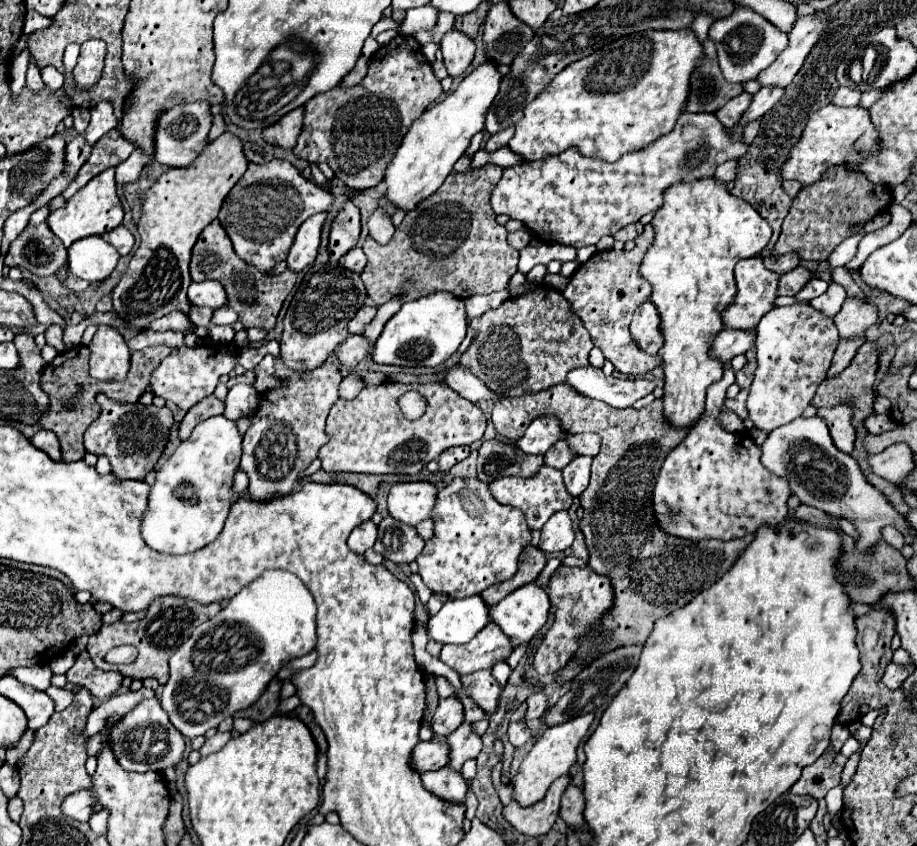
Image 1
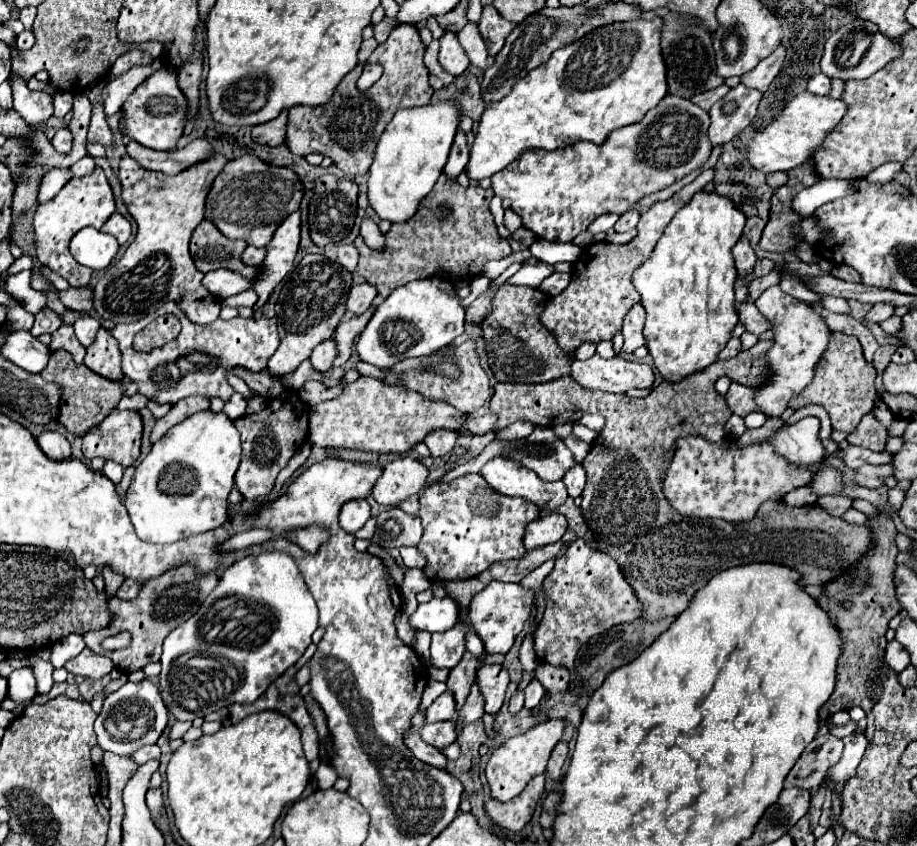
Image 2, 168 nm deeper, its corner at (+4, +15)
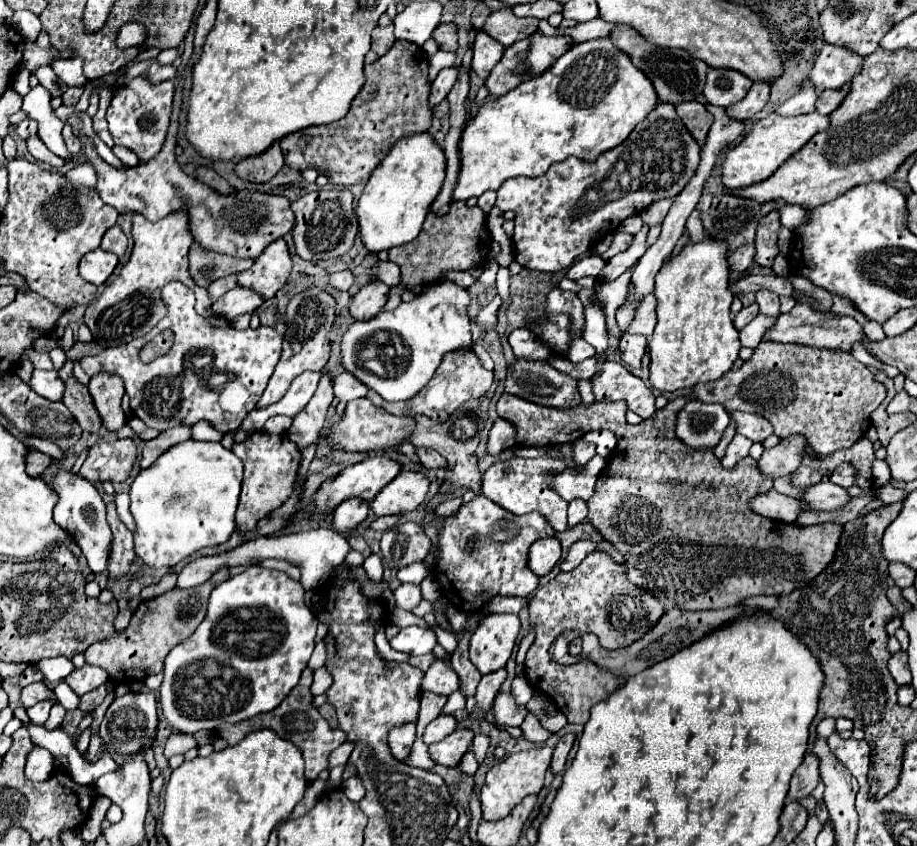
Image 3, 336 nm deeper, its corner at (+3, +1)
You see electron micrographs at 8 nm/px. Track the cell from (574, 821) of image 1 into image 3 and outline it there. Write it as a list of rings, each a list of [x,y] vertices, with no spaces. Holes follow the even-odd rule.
[[[567,733],[567,735],[563,735],[563,737],[559,739],[559,743],[557,743],[555,751],[553,751],[553,761],[551,761],[553,773],[563,771],[565,761],[567,761],[567,755],[569,755],[569,751],[571,751],[571,747],[573,747],[573,741],[575,741],[575,735],[573,735],[573,733]]]

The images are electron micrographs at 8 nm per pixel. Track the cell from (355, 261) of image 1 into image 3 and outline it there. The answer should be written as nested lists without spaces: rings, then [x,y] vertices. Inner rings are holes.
[[[339,271],[339,273],[329,275],[329,283],[337,291],[349,291],[349,287],[353,285],[353,275],[351,271]]]

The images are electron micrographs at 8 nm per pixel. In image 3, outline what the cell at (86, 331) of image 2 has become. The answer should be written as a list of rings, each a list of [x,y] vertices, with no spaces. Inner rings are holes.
[[[167,283],[161,289],[161,299],[169,303],[169,311],[155,329],[121,347],[109,347],[99,355],[83,357],[83,371],[89,377],[97,373],[119,375],[125,383],[125,393],[131,397],[133,415],[157,431],[167,431],[177,425],[191,427],[197,421],[209,421],[221,433],[239,429],[273,375],[281,355],[283,333],[277,327],[263,325],[259,329],[235,329],[221,315],[197,315],[193,309],[195,295],[183,283]],[[165,329],[173,331],[171,349],[163,357],[143,363],[139,351]]]

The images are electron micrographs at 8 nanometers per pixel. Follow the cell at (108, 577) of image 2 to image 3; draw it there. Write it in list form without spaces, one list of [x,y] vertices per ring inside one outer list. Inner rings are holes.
[[[111,501],[107,505],[107,521],[113,531],[113,547],[111,547],[111,557],[109,557],[109,577],[119,579],[123,573],[127,573],[131,561],[135,559],[133,551],[133,533],[123,525],[115,511],[115,503]]]

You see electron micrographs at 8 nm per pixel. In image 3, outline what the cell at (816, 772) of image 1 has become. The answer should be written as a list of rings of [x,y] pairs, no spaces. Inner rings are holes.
[[[811,753],[803,759],[801,767],[797,767],[797,771],[793,773],[791,779],[791,789],[789,789],[789,799],[791,801],[799,801],[803,797],[807,797],[815,785],[821,781],[819,777],[819,759]]]

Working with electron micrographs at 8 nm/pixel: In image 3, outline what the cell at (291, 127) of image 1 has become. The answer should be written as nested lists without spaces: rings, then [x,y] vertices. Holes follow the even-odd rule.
[[[273,143],[273,147],[269,147],[265,153],[239,161],[235,165],[235,175],[243,181],[267,183],[279,173],[283,163],[285,161],[281,155],[281,147],[279,147],[279,143]]]

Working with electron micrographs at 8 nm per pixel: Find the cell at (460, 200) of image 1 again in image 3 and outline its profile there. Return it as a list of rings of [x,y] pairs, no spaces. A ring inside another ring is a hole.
[[[453,201],[445,217],[429,213],[423,223],[421,235],[413,243],[405,243],[389,251],[389,259],[401,267],[401,283],[391,289],[389,301],[383,309],[395,309],[401,303],[403,291],[431,285],[443,279],[443,273],[447,271],[469,271],[483,265],[489,253],[489,239],[491,237],[487,231],[485,213],[479,207],[467,207],[463,201]]]

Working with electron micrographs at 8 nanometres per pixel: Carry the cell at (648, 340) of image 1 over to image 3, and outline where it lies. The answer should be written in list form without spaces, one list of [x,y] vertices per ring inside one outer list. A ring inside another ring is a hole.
[[[623,335],[619,341],[619,351],[621,351],[621,361],[627,363],[629,367],[641,367],[641,357],[645,353],[647,339],[643,335]]]

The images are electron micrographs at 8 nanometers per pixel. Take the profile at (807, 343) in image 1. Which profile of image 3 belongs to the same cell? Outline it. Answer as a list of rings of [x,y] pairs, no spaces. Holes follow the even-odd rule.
[[[757,291],[757,305],[759,305],[759,313],[763,315],[779,315],[779,297],[773,295],[771,291]]]

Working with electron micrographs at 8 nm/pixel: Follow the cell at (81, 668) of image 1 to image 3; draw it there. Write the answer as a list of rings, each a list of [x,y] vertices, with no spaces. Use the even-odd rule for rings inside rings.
[[[85,665],[85,667],[81,667],[81,669],[75,669],[75,671],[65,679],[65,683],[81,697],[81,695],[97,689],[99,685],[103,685],[107,679],[109,679],[109,675],[107,675],[105,669],[95,667],[95,665]]]

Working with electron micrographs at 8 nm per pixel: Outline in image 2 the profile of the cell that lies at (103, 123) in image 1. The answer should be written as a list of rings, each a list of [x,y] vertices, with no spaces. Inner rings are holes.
[[[132,67],[128,73],[108,81],[102,89],[102,101],[104,101],[104,113],[110,117],[116,111],[122,109],[122,103],[128,99],[128,95],[146,79],[152,75],[150,67]]]

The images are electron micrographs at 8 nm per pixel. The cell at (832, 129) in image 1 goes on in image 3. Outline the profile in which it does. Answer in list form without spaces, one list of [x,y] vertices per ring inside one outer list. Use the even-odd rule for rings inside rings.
[[[817,111],[799,117],[781,117],[771,113],[769,117],[757,121],[751,131],[733,149],[727,149],[721,163],[721,183],[725,187],[747,187],[771,177],[781,163],[785,163],[795,151],[799,151],[815,133],[829,127],[829,117]]]

